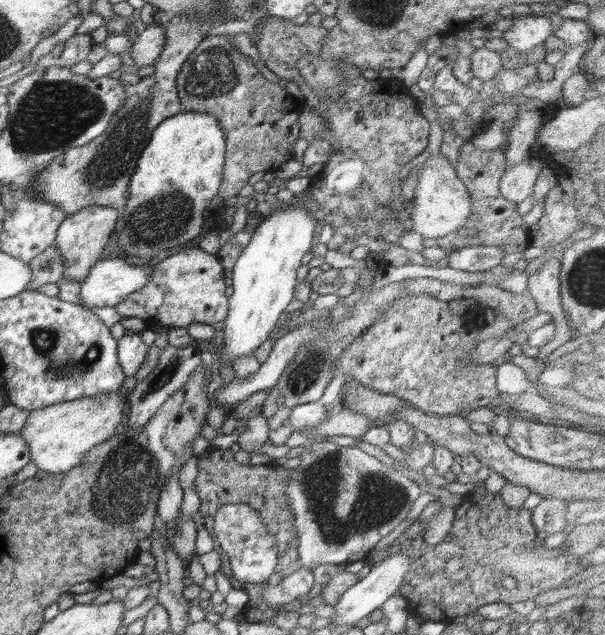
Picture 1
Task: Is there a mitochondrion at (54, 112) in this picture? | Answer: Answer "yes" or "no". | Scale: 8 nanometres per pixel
yes

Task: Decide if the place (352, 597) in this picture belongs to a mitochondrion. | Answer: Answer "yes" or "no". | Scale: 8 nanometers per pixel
no

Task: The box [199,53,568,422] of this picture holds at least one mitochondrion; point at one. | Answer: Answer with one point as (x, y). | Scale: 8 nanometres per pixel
(306, 374)

